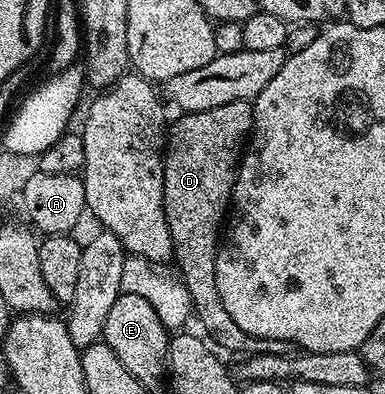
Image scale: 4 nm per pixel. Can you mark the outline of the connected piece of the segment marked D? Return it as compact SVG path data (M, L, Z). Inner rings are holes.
M228 101L228 105L216 105L216 109L187 111L177 117L175 123L173 120L169 124L164 154L164 213L172 233L172 259L175 264L178 262L177 274L190 294L193 318L196 323L198 319L215 348L223 347L237 357L259 354L263 340L253 339L232 321L224 301L220 301L220 289L216 289L220 236L232 202L238 164L254 129L253 102Z

